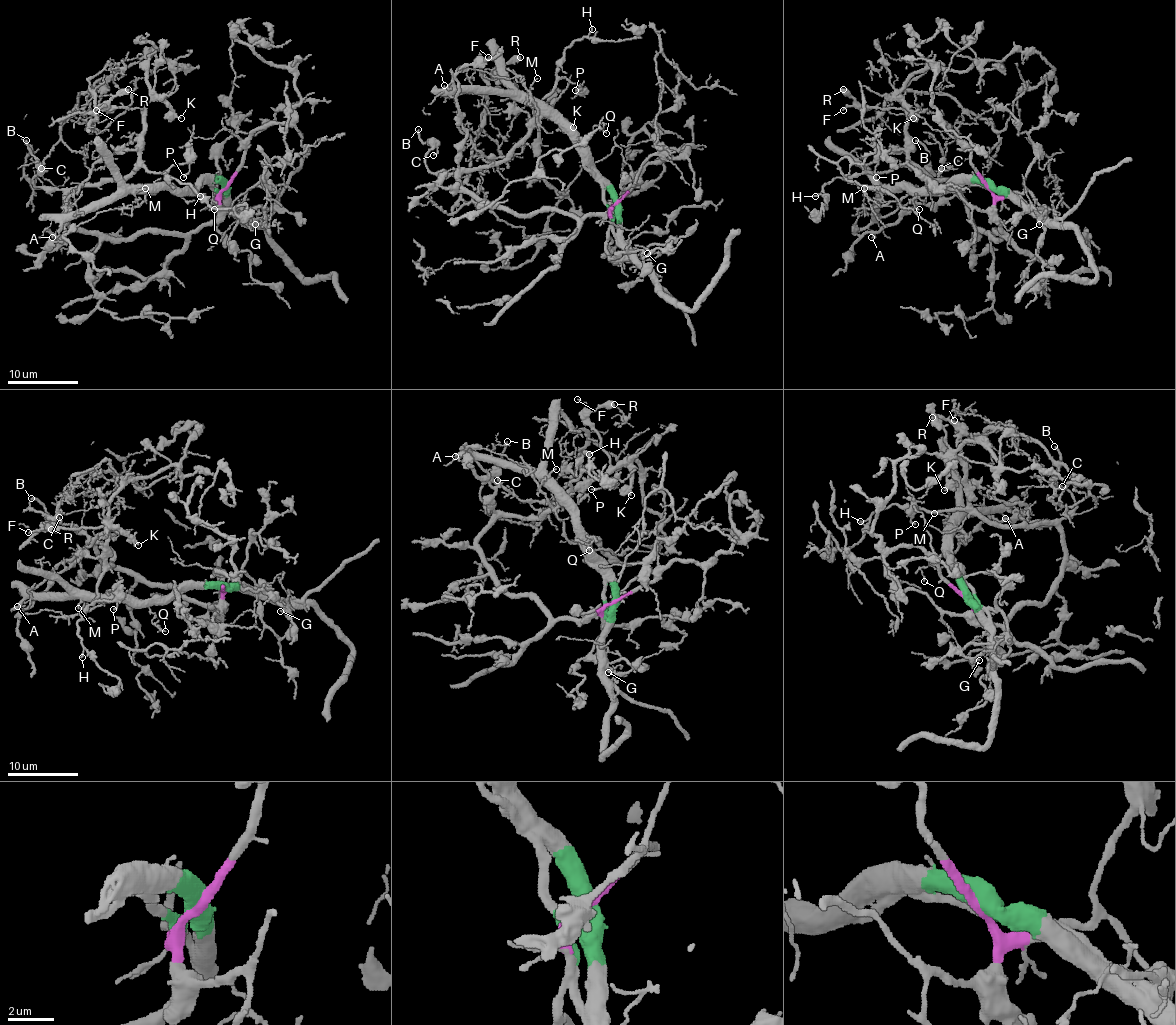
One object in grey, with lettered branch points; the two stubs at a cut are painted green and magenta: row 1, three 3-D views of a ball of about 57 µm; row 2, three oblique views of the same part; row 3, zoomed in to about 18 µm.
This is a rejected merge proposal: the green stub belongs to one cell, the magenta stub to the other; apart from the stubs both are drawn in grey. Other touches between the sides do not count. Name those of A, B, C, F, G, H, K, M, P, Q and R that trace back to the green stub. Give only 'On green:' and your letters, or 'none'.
On green: A, G, M, Q

